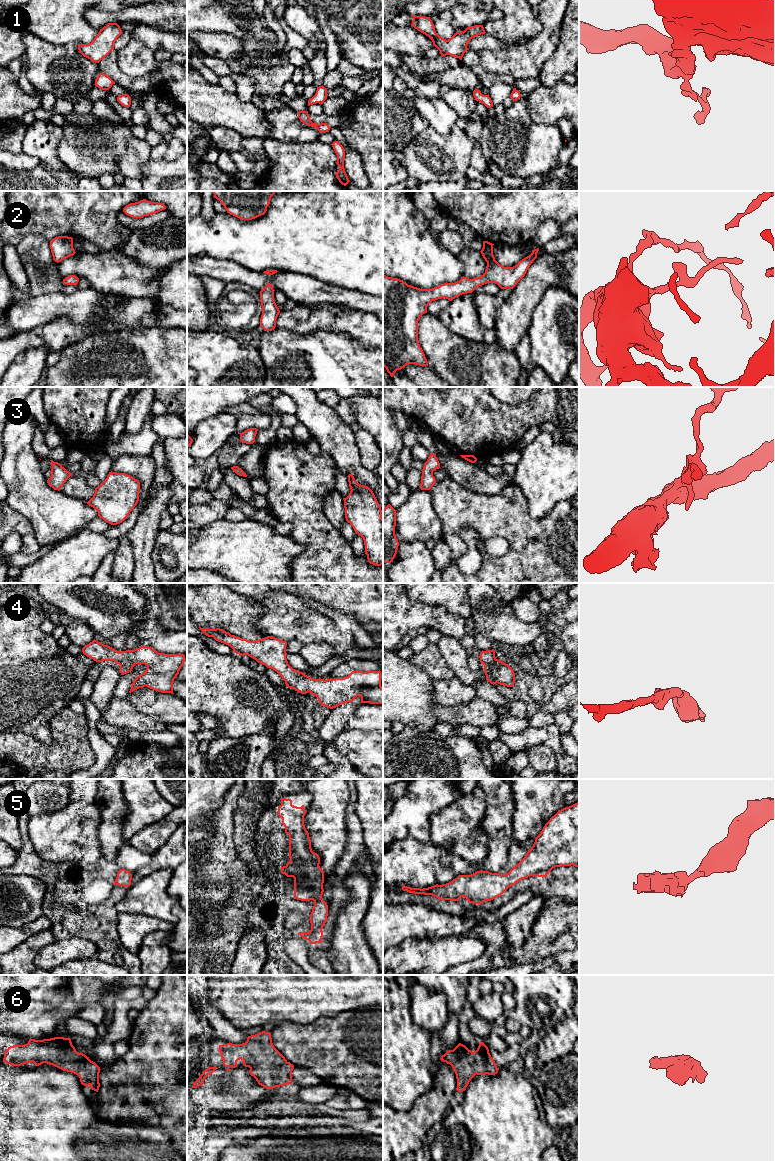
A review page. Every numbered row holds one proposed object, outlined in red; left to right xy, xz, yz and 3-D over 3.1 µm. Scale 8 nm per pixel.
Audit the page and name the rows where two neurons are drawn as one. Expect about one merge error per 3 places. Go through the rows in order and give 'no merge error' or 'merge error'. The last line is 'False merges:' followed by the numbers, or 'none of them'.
1: no merge error
2: no merge error
3: no merge error
4: no merge error
5: no merge error
6: no merge error
False merges: none of them

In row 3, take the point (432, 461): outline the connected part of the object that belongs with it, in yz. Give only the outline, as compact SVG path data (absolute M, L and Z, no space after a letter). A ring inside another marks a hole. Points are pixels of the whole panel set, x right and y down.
M430 453L427 461L424 463L424 467L421 470L421 490L430 490L436 483L436 479L433 476L433 471L440 468L440 463L436 457L436 454Z

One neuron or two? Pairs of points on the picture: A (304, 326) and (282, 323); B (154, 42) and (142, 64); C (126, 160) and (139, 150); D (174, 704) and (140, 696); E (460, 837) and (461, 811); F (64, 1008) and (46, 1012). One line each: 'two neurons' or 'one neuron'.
A: one neuron
B: two neurons
C: one neuron
D: one neuron
E: one neuron
F: one neuron

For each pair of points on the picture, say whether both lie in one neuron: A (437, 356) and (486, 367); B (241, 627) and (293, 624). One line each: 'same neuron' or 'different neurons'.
A: same neuron
B: different neurons

